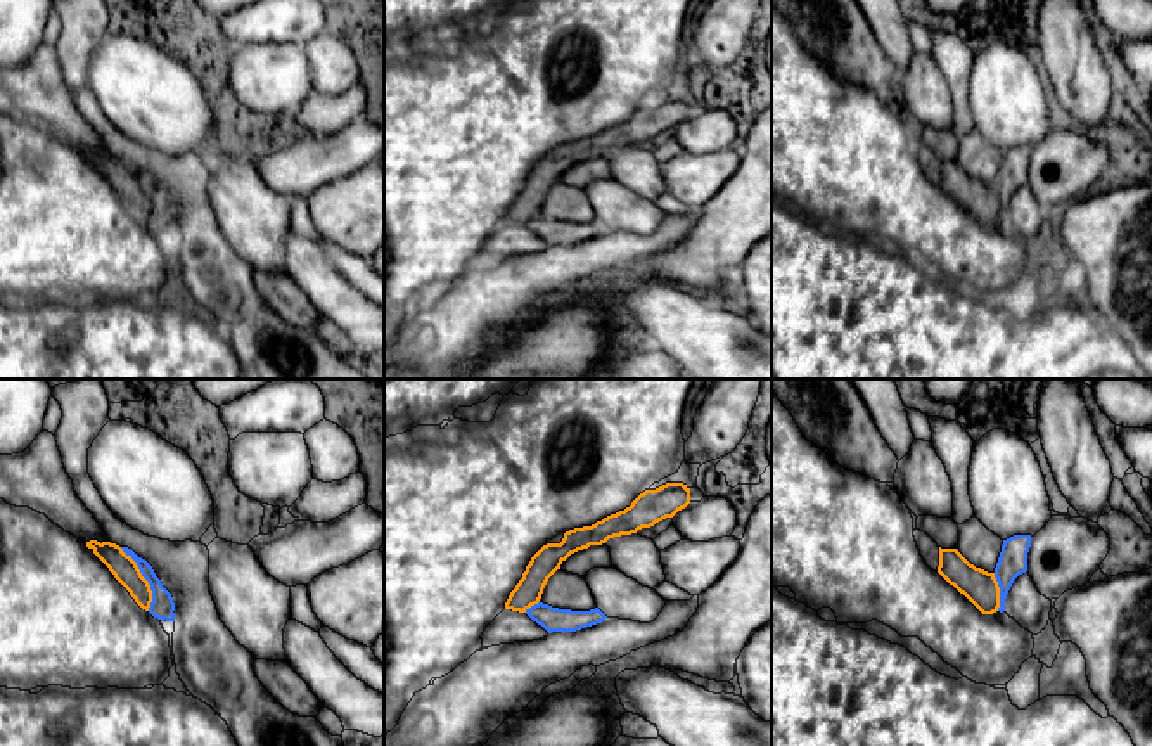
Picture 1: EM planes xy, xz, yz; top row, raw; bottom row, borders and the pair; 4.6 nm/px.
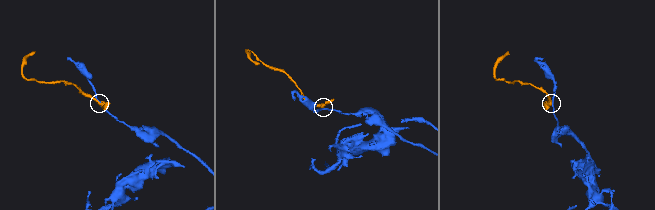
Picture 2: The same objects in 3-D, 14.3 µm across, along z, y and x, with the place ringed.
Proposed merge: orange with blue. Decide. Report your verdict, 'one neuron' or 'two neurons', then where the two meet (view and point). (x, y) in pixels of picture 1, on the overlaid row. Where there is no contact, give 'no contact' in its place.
two neurons | xy (144, 578)

